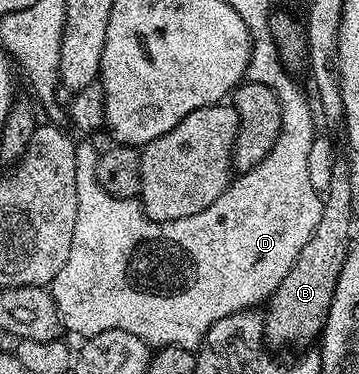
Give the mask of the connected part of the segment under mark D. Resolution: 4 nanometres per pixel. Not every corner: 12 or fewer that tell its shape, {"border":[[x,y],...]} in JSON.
{"border":[[253,40],[271,154],[161,224],[77,144],[66,333],[200,349],[319,226],[315,112]]}

